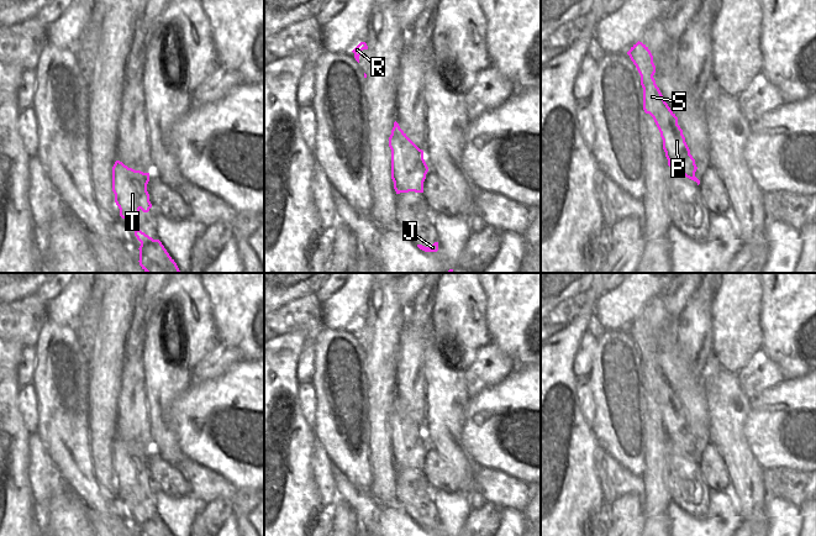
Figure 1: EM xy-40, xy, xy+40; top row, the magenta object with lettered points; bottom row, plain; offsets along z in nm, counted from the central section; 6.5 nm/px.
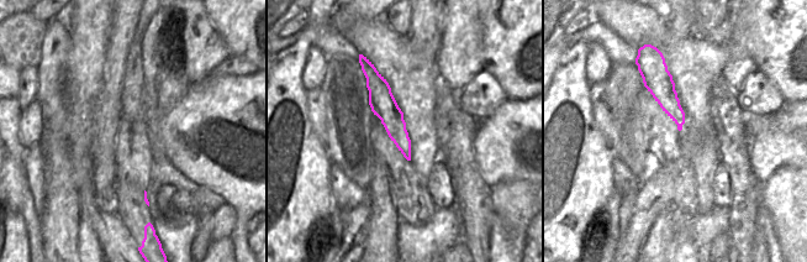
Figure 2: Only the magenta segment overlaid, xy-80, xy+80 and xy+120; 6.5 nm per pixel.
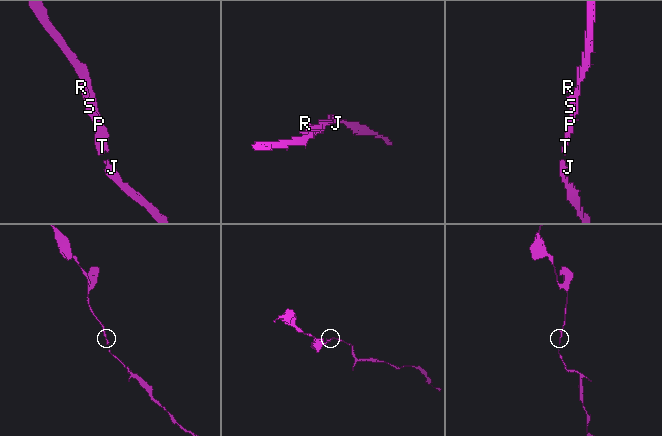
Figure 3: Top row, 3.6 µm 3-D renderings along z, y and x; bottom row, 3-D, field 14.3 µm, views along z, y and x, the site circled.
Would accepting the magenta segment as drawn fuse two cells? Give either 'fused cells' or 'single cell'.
single cell

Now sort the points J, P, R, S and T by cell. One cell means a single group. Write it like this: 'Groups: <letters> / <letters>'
Groups: J P R S T

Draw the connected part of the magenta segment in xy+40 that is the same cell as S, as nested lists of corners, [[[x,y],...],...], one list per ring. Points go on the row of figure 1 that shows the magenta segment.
[[[638,41],[631,47],[627,54],[641,75],[643,110],[653,117],[660,132],[668,165],[686,178],[696,182],[699,185],[700,180],[695,177],[697,167],[695,159],[690,154],[683,130],[678,125],[678,117],[665,103],[653,78],[656,65],[651,51],[646,44]]]

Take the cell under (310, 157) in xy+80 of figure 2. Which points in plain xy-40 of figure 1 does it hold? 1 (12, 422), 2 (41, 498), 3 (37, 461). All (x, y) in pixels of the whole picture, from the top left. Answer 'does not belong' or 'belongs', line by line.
1: belongs
2: does not belong
3: does not belong

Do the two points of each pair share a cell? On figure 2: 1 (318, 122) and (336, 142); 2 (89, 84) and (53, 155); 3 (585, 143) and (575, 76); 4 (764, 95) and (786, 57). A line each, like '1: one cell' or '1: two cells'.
1: two cells
2: one cell
3: one cell
4: two cells

